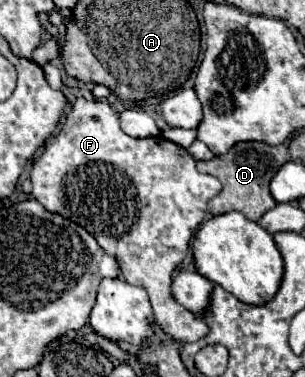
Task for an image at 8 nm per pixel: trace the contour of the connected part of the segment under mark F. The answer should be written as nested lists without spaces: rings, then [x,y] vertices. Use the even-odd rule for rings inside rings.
[[[80,97],[58,137],[34,161],[30,181],[36,201],[86,227],[98,245],[118,259],[122,277],[130,285],[146,289],[156,329],[184,343],[198,341],[208,333],[208,325],[170,295],[172,271],[186,257],[190,237],[206,217],[206,201],[222,189],[218,179],[196,171],[196,161],[184,147],[164,137],[134,139],[120,129],[118,113],[108,103],[90,103]]]

